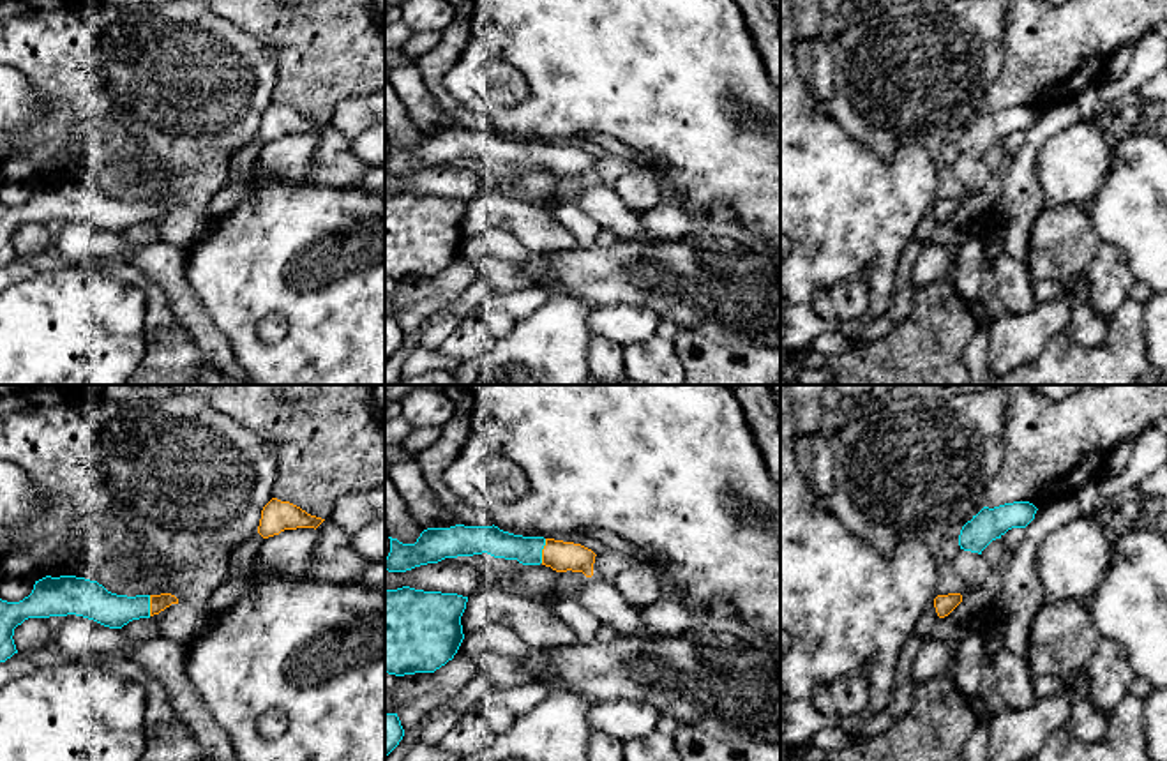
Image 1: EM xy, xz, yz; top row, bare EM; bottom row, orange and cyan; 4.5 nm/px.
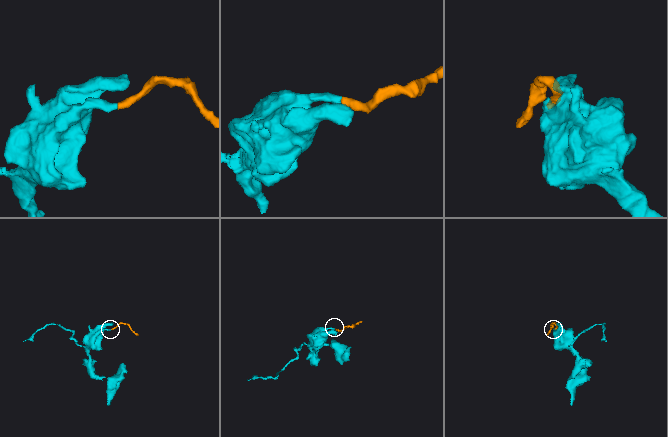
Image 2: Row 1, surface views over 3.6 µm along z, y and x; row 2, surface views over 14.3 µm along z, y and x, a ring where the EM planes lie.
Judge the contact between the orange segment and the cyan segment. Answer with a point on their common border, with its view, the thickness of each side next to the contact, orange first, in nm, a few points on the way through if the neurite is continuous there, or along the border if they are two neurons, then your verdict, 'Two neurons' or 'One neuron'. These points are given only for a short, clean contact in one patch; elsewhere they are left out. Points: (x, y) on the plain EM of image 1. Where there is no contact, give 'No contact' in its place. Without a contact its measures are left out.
Touches orange at xz (542, 156). Thickness 140 nm (orange) against 130 nm. Path across: xz (558, 159), (542, 156), (512, 152), (493, 145). One neuron

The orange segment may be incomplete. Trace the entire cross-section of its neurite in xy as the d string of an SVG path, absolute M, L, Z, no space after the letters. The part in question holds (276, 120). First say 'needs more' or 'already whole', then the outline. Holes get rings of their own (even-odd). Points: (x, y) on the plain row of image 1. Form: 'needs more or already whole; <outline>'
already whole; M272 102L261 115L258 138L263 143L279 139L284 134L318 132L325 124L302 115L300 111Z

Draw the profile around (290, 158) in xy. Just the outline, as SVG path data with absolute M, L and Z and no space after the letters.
M314 132L284 134L265 143L252 170L291 184L304 182L318 143Z

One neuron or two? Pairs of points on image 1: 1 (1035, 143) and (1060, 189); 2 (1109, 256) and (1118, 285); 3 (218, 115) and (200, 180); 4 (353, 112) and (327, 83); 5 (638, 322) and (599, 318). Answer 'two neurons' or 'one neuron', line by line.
1: two neurons
2: one neuron
3: one neuron
4: two neurons
5: one neuron

